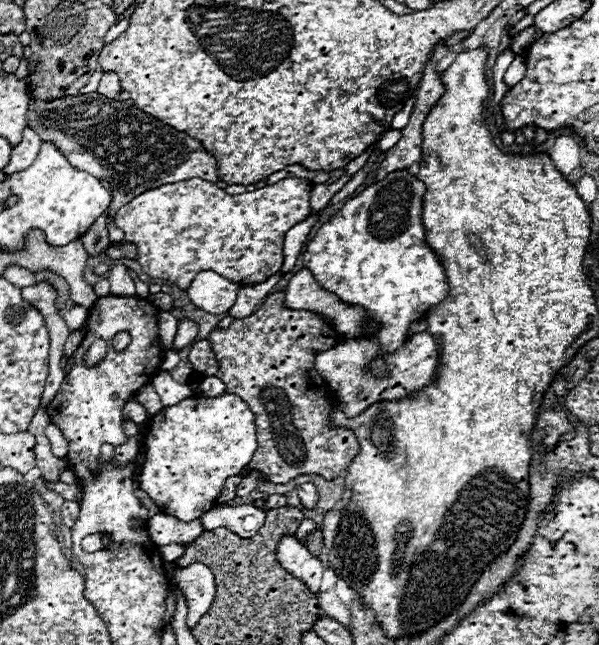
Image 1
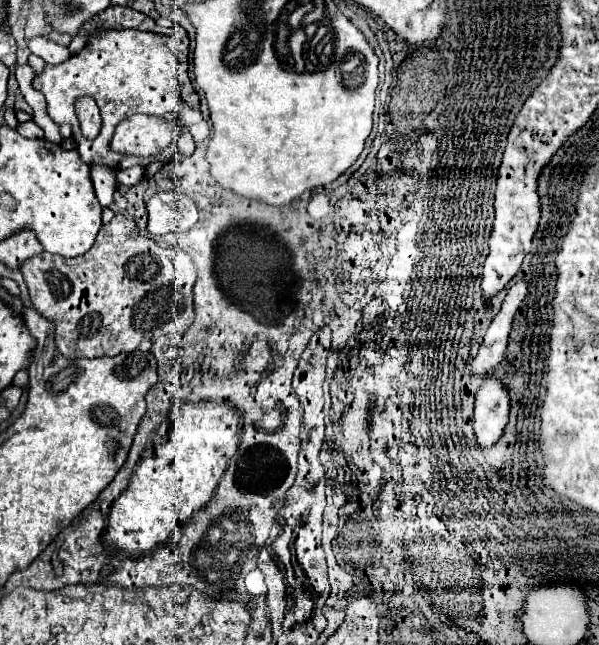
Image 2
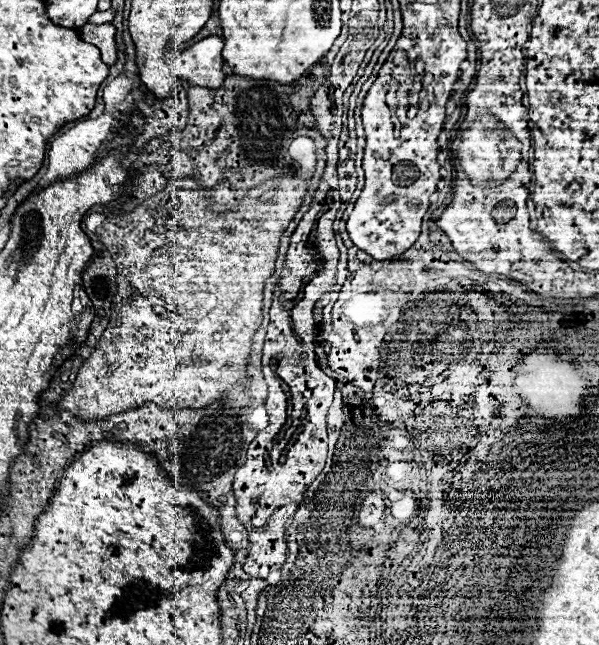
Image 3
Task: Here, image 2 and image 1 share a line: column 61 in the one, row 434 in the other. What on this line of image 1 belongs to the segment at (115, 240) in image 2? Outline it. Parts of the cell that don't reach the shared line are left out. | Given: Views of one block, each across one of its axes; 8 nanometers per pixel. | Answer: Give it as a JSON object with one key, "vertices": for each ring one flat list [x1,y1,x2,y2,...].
{"vertices":[[284,292,270,294,254,314,242,320,234,320,226,330,216,328,208,336,214,358,218,360,216,376,226,384,226,390,230,394,240,396,254,412,258,450,252,456,250,464,254,470,262,470,266,474,266,480,270,482,282,484,296,478,298,474,320,474,332,480,342,470,346,470,352,458,358,454,358,442,352,430,328,428,332,402,328,398,324,378,314,368,314,350,328,350,332,344,336,344,334,338,336,332,324,322,322,316,308,310,288,310,284,306]]}

